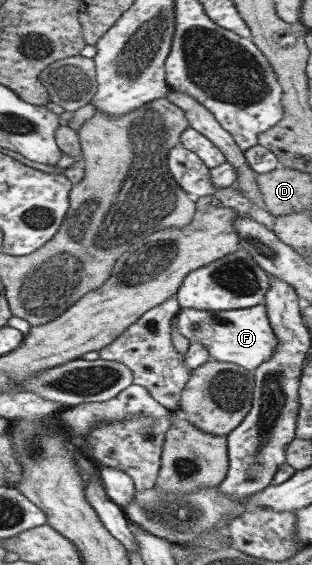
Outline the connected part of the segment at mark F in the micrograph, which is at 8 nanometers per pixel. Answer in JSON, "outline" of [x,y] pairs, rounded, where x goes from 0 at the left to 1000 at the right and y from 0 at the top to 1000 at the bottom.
{"outline":[[[840,540],[737,550],[577,545],[561,561],[571,591],[603,600],[609,609],[651,609],[654,619],[692,641],[756,644],[801,658],[865,637],[894,607],[856,563],[853,545]]]}

